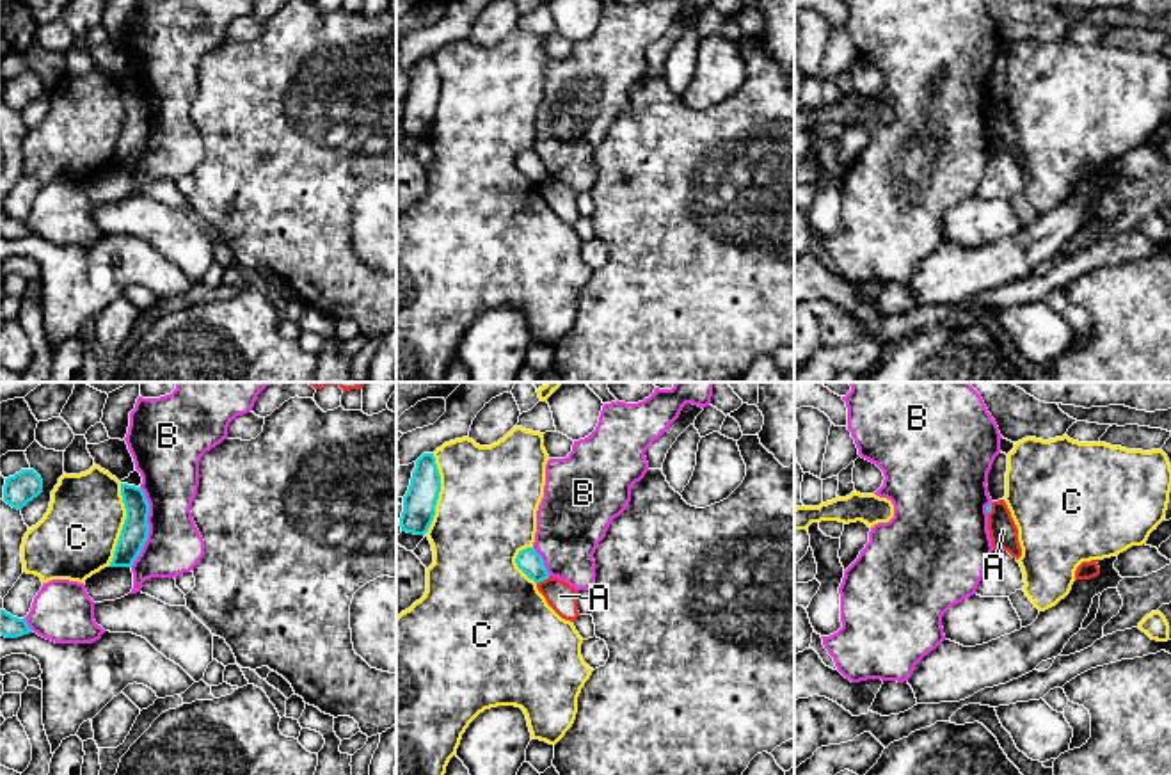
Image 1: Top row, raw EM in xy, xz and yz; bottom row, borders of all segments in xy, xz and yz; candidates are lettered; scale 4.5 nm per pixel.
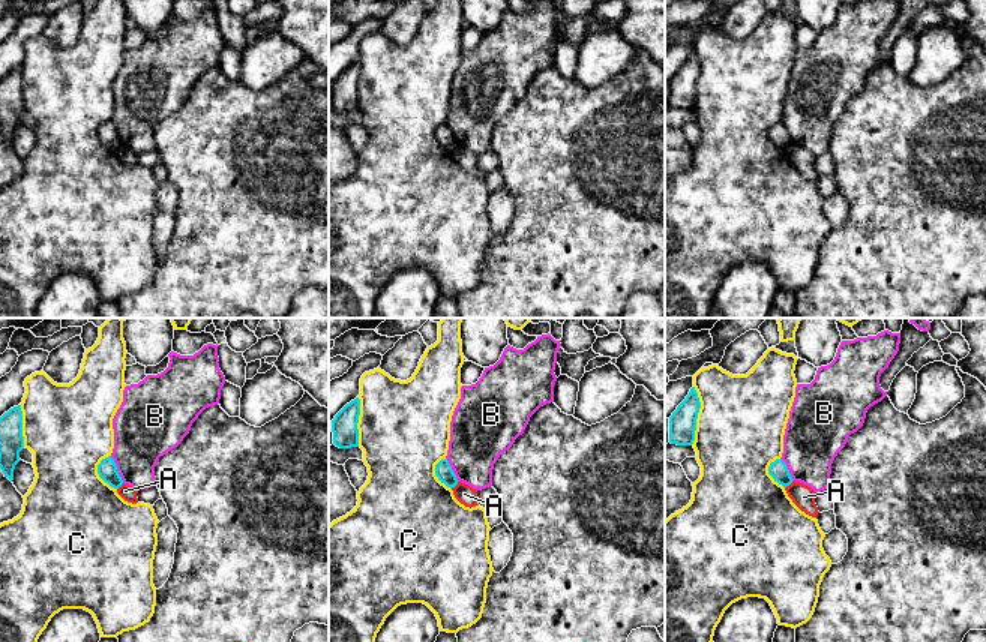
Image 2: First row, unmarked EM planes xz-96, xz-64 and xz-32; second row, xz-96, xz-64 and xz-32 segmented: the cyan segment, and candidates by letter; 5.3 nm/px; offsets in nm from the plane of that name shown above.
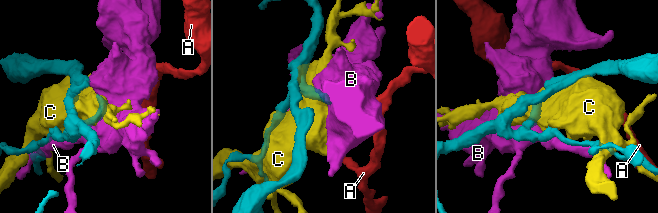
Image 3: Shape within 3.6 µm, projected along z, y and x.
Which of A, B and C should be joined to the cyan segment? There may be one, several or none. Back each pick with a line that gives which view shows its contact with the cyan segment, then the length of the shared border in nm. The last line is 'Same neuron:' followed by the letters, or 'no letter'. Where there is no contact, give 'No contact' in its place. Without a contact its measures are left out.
Same neuron: no letter

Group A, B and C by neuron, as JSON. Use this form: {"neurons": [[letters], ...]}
{"neurons": [["A"], ["B"], ["C"]]}

